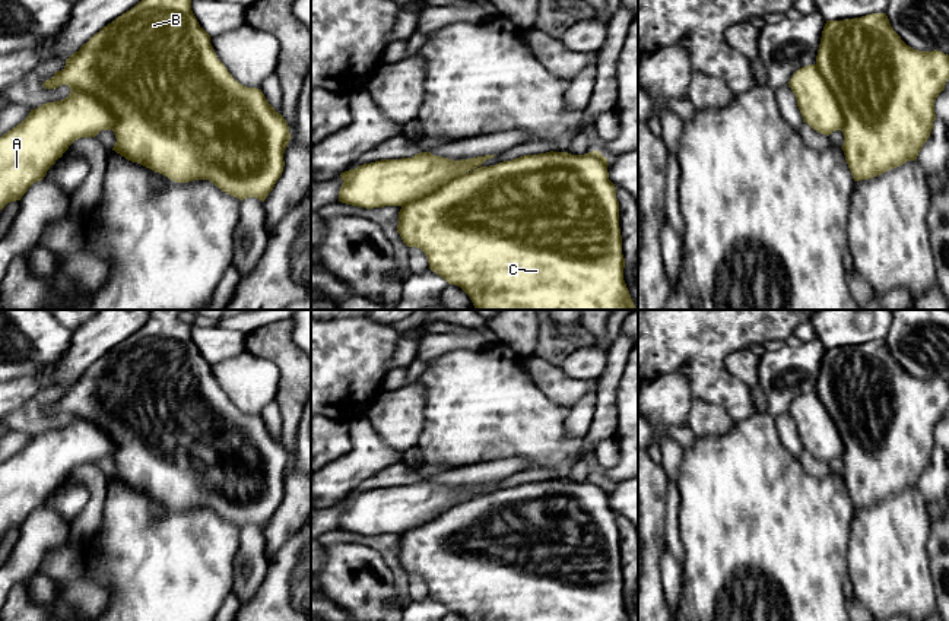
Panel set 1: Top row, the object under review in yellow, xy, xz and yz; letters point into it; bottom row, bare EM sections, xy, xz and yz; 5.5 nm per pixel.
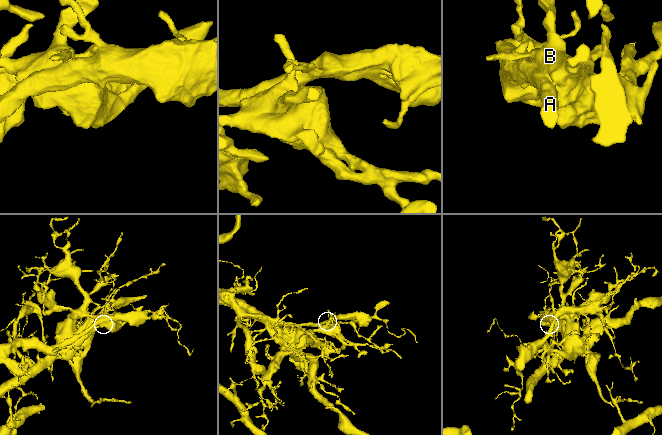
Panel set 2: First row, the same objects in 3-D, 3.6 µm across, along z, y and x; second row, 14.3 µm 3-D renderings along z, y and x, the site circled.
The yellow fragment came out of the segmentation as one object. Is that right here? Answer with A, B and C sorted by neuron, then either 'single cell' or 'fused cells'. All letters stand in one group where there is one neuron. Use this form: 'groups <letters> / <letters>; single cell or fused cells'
groups A / B C; fused cells

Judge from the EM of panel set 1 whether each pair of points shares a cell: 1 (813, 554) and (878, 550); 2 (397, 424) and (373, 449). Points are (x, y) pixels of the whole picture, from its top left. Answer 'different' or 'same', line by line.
1: different
2: different

